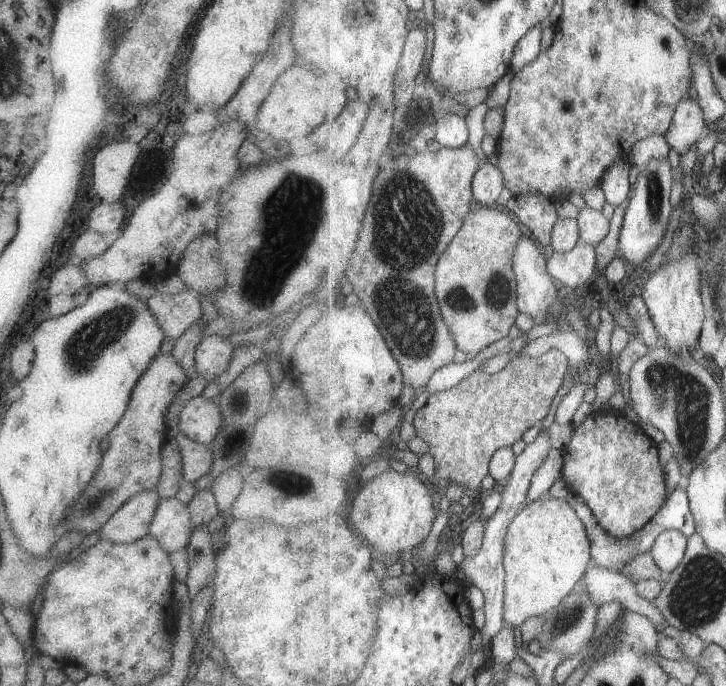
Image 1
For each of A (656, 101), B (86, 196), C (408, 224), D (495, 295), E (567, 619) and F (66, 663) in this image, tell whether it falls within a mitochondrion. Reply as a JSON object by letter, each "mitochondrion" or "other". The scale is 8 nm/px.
{"A":"other","B":"other","C":"mitochondrion","D":"mitochondrion","E":"mitochondrion","F":"other"}

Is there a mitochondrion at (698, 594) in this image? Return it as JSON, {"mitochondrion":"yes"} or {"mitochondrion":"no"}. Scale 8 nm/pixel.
{"mitochondrion":"yes"}

